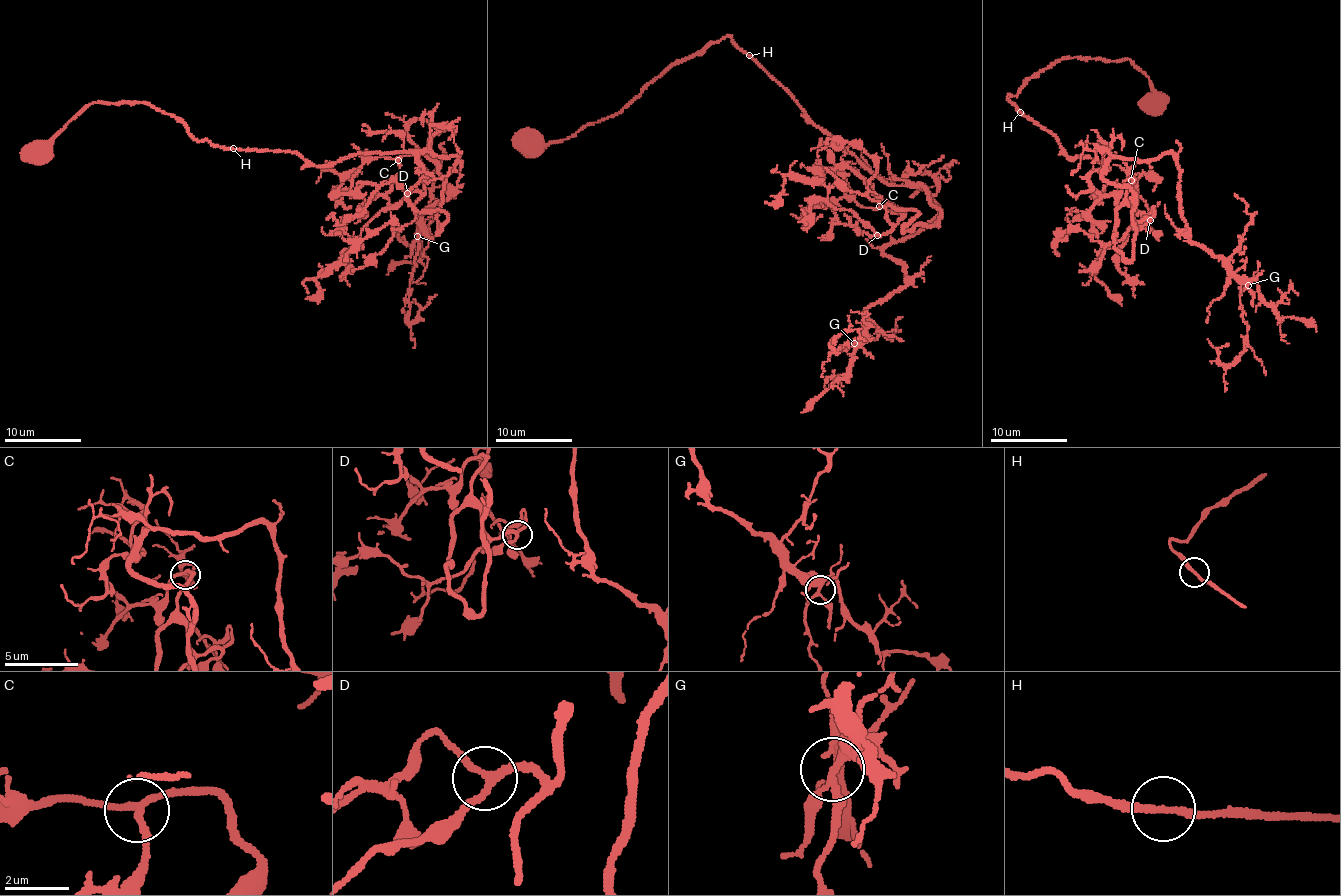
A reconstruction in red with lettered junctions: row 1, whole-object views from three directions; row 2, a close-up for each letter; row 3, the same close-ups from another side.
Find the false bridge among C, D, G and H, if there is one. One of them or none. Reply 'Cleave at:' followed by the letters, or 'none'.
Cleave at: none

